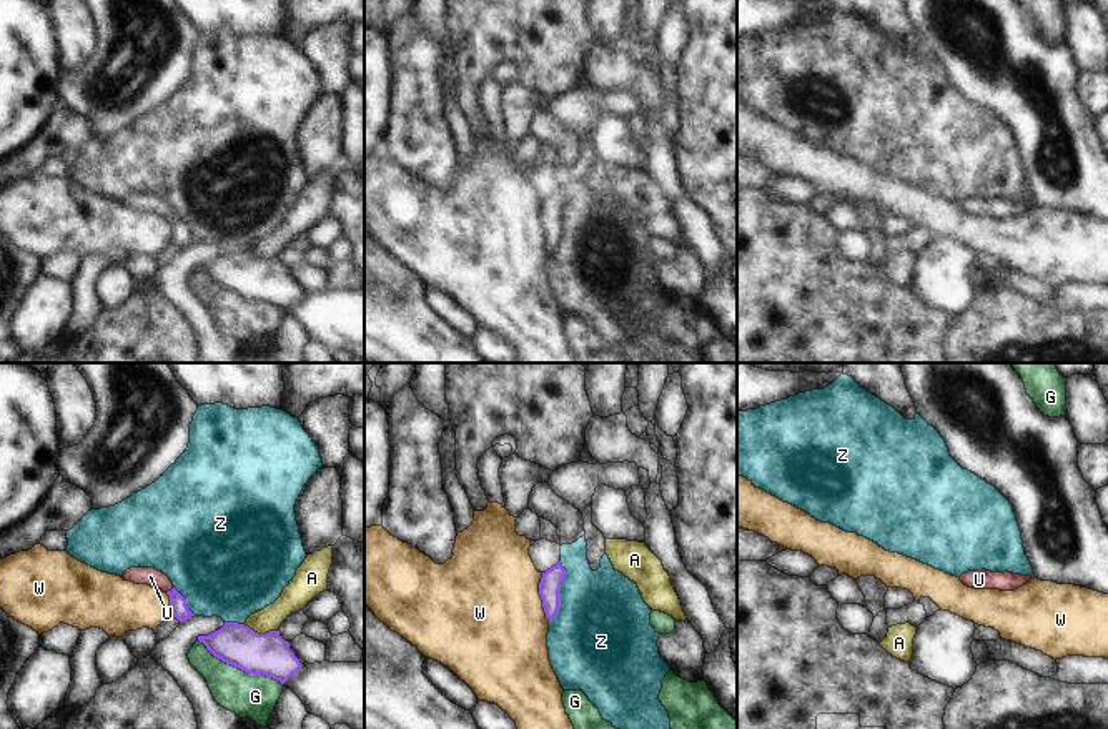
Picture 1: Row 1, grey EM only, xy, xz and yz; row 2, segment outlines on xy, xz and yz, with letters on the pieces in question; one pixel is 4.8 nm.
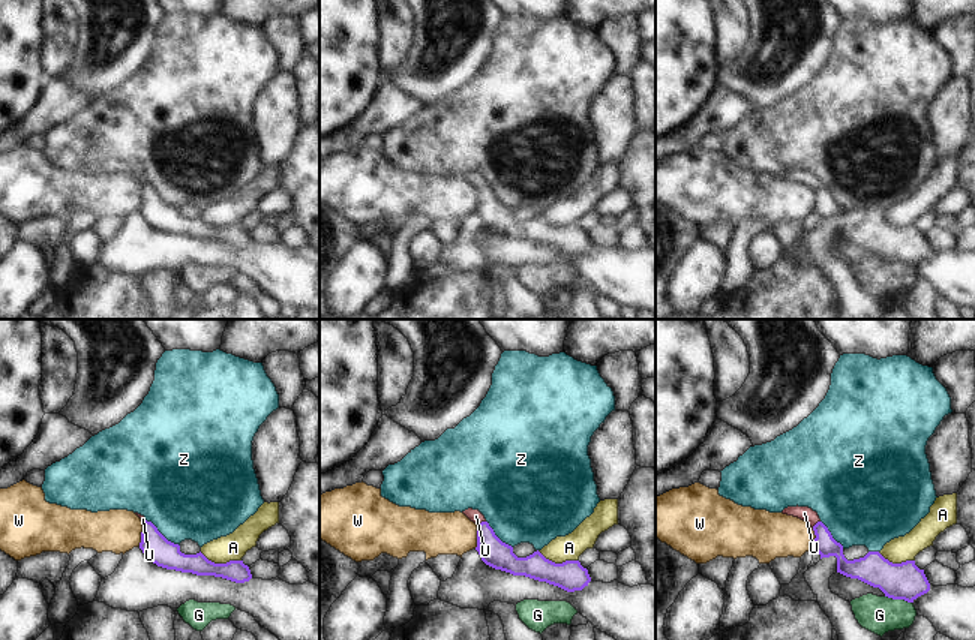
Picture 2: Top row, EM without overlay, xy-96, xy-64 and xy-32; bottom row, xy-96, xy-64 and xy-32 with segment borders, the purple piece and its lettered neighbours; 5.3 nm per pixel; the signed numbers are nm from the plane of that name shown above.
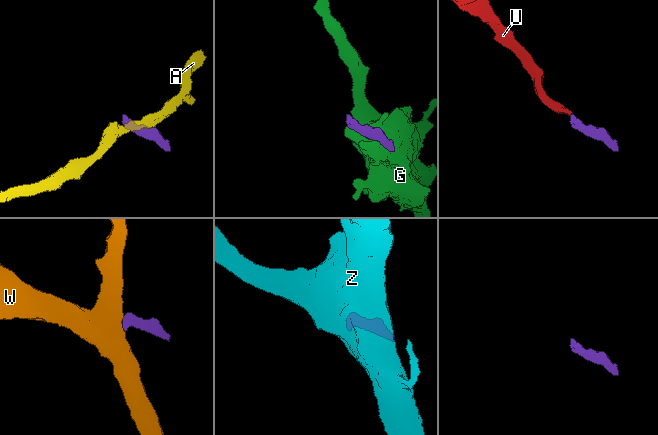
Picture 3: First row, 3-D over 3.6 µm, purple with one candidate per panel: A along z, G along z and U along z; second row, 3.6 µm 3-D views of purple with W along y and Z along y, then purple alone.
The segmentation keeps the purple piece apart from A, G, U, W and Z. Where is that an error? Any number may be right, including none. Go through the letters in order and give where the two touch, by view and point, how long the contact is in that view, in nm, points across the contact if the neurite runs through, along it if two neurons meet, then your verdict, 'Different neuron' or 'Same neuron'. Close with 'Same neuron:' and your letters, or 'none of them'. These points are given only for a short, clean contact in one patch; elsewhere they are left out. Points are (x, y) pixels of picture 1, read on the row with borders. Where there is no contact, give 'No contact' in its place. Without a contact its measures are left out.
A: Touches purple at xy (262, 634). Shared border 180 nm. Boundary: xy (243, 624), (258, 633), (278, 631). Different neuron
G: Touches purple at xy (240, 668). Shared border 460 nm. Different neuron
U: Touches purple at xy (172, 590). Shared border 50 nm. Path across: xy (177, 601), (172, 590), (150, 576). Same neuron
W: Touches purple at xz (539, 595). Shared border 240 nm. Boundary: xz (541, 573), (539, 598), (543, 611), (549, 619). Different neuron
Z: Touches purple at xz (559, 590). Shared border 300 nm. Boundary: xz (561, 561), (566, 576), (559, 591), (559, 609), (549, 621). Different neuron
Same neuron: U

